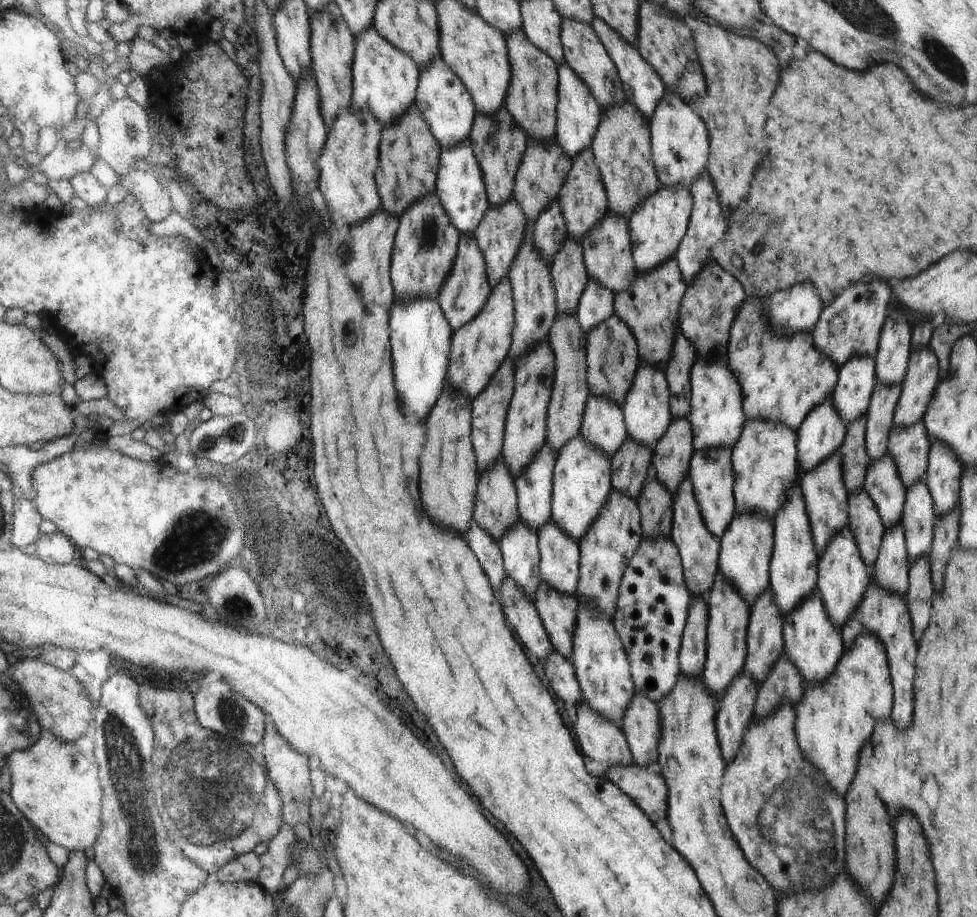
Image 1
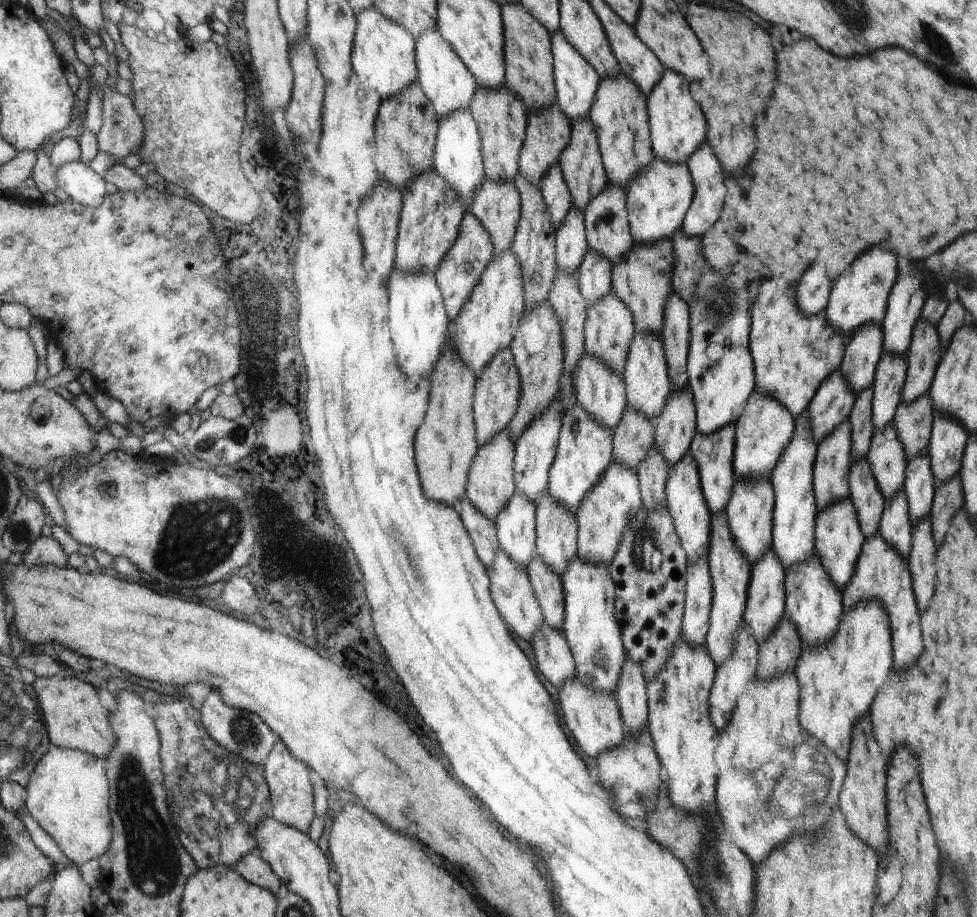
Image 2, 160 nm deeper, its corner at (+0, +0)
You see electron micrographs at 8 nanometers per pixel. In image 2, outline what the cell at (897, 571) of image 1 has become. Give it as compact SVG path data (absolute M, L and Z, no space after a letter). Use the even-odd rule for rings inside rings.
M902 488L887 500L878 533L890 546L907 558L911 549L913 527L907 496Z

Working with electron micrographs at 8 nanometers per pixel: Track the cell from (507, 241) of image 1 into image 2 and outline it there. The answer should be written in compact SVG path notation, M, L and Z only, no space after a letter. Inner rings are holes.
M484 180L469 212L488 230L494 257L511 248L521 213L520 195L512 181Z

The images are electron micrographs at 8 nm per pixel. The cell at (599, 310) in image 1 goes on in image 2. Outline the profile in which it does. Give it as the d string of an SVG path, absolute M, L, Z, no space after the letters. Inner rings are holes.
M588 248L576 273L579 286L588 304L602 298L611 288L612 263L598 251Z

